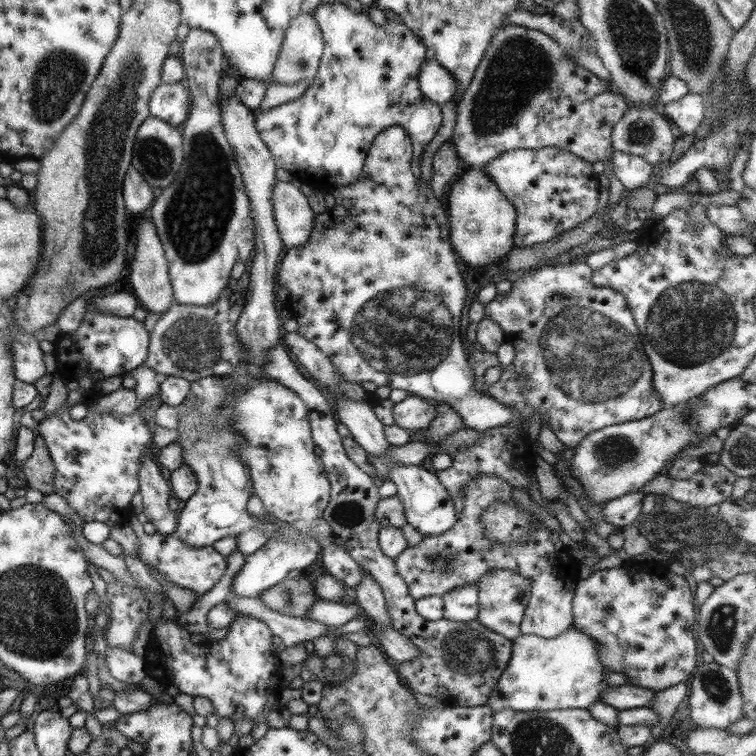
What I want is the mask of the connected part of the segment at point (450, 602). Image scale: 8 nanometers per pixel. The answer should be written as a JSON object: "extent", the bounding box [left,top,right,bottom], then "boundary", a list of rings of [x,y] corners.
{"extent":[442,584,478,622],"boundary":[[[476,584],[461,586],[442,597],[443,618],[455,622],[467,622],[478,615],[478,587]]]}

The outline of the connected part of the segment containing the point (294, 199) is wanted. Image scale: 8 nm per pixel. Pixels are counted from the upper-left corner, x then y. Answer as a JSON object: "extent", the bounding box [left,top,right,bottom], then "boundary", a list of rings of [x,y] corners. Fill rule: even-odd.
{"extent":[272,180,315,248],"boundary":[[[275,180],[272,192],[276,229],[285,248],[304,246],[309,240],[315,214],[307,205],[307,197],[294,182]]]}

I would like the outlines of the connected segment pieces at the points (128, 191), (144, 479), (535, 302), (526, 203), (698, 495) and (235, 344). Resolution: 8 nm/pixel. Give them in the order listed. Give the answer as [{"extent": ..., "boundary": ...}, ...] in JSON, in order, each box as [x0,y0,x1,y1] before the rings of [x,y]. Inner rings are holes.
[{"extent":[122,166,154,213],"boundary":[[[130,166],[122,183],[122,199],[124,200],[126,210],[128,212],[138,213],[149,208],[154,199],[153,191],[143,181],[143,177]]]},{"extent":[138,450,177,535],"boundary":[[[146,450],[140,458],[142,462],[138,470],[138,492],[142,498],[142,512],[156,533],[173,535],[177,525],[176,505],[171,502],[168,482],[161,477],[151,457],[151,450]]]},{"extent":[467,262,663,453],"boundary":[[[569,262],[564,266],[557,264],[549,265],[539,270],[532,268],[529,269],[527,273],[524,273],[519,279],[512,282],[511,290],[507,294],[496,293],[494,299],[484,304],[484,318],[487,319],[487,321],[498,324],[499,328],[504,332],[504,342],[510,344],[514,348],[514,360],[511,360],[508,365],[501,366],[502,373],[498,380],[492,385],[487,386],[483,383],[483,373],[489,368],[489,366],[495,366],[497,364],[496,356],[485,351],[471,351],[471,355],[467,355],[468,365],[473,371],[473,386],[475,390],[478,390],[480,394],[490,396],[499,404],[511,408],[512,412],[523,412],[523,404],[527,404],[527,408],[531,408],[529,412],[537,410],[540,414],[541,424],[547,424],[547,426],[549,426],[549,430],[555,434],[557,440],[567,448],[566,453],[570,453],[570,451],[579,444],[579,441],[588,432],[612,424],[624,423],[635,419],[641,420],[652,414],[656,414],[656,412],[659,412],[659,410],[663,408],[662,402],[658,399],[652,385],[652,368],[647,355],[645,354],[643,345],[641,344],[638,328],[634,323],[631,312],[629,312],[629,309],[627,308],[627,303],[625,302],[623,295],[615,292],[612,288],[591,286],[591,273],[591,268],[587,267],[585,262]],[[516,374],[519,374],[520,376],[525,374],[525,376],[527,376],[525,388],[521,390],[522,396],[519,392],[511,394],[511,384],[517,385],[517,383],[511,383],[511,377],[518,379],[519,376],[516,376]]]},{"extent":[480,147,600,247],"boundary":[[[559,147],[517,148],[480,167],[516,212],[514,246],[531,247],[575,228],[595,212],[600,186],[591,163]]]},{"extent":[642,462,736,510],"boundary":[[[717,462],[705,464],[704,470],[691,474],[687,480],[657,474],[642,488],[642,492],[656,497],[665,495],[681,504],[705,510],[713,504],[730,500],[735,478],[736,474]]]},{"extent":[143,279,244,383],"boundary":[[[227,279],[219,294],[206,305],[171,304],[155,322],[153,329],[148,332],[148,353],[143,365],[151,367],[161,377],[184,378],[189,383],[207,376],[223,376],[238,369],[238,362],[244,359],[244,350],[236,338],[235,323],[241,314],[244,295],[235,279]]]}]

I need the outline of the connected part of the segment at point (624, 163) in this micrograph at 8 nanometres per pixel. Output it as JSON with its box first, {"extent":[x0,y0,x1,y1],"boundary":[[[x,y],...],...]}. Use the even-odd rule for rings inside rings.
{"extent":[612,151,651,190],"boundary":[[[613,151],[612,168],[615,178],[623,185],[625,190],[644,188],[651,178],[651,167],[641,157]]]}

